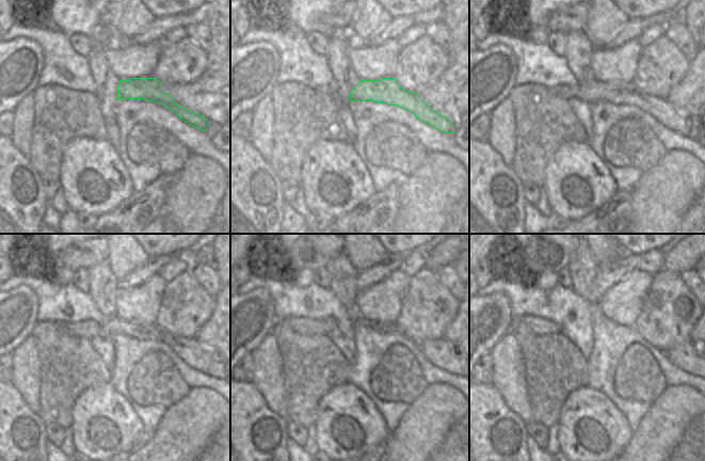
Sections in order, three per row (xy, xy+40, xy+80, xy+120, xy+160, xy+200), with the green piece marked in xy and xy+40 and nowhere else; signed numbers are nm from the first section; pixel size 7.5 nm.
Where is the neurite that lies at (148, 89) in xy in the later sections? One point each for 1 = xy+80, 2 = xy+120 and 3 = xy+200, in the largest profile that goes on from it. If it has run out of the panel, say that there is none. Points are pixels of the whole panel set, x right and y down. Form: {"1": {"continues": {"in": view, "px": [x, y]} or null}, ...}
{"1": {"continues": {"in": "xy+80", "px": [594, 91]}}, "2": {"continues": {"in": "xy+120", "px": [194, 354]}}, "3": {"continues": {"in": "xy+200", "px": [685, 355]}}}

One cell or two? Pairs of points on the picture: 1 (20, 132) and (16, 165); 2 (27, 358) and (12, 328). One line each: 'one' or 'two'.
1: two
2: two

